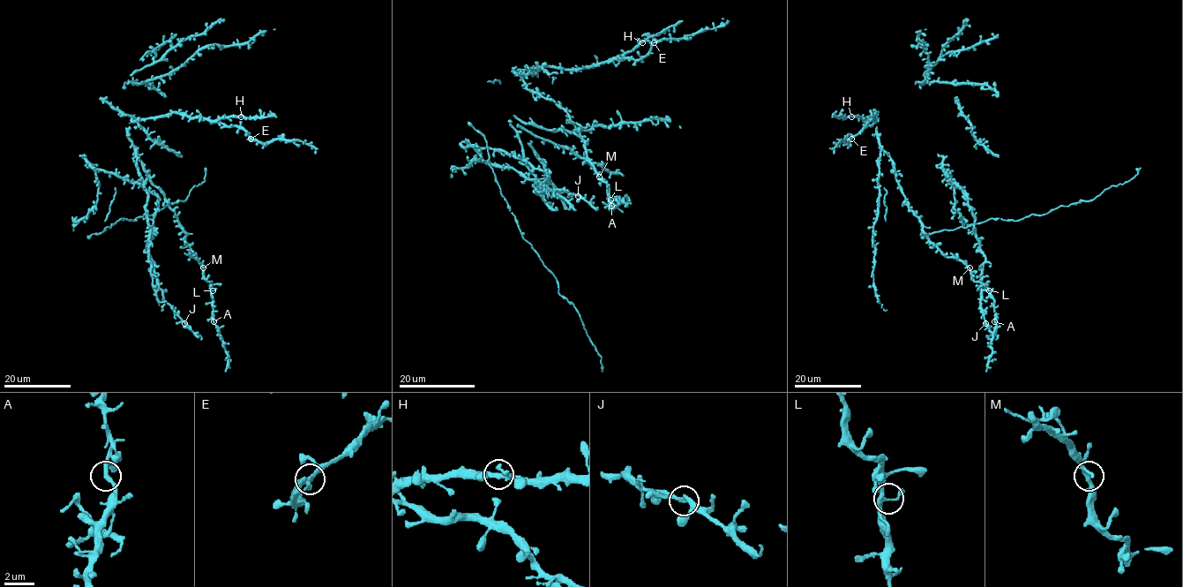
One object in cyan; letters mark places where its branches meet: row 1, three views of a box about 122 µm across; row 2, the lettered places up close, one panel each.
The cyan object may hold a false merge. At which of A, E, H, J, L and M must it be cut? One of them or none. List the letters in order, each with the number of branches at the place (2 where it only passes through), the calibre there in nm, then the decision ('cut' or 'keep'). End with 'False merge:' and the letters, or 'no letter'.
A: branches 3; calibre 240 nm; keep
E: branches 3; calibre 260 nm; keep
H: branches 3; calibre 240 nm; keep
J: branches 3; calibre 280 nm; keep
L: branches 3; calibre 240 nm; keep
M: branches 3; calibre 240 nm; keep
False merge: no letter

